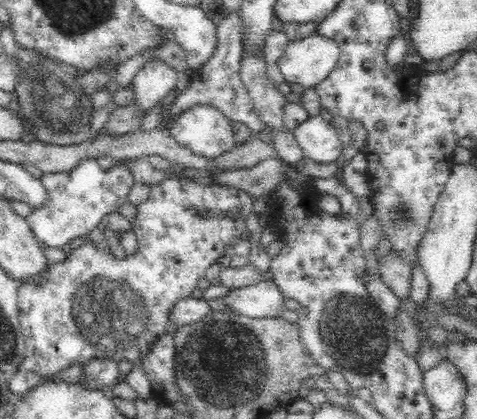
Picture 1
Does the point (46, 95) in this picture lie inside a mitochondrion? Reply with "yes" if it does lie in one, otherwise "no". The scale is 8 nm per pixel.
yes

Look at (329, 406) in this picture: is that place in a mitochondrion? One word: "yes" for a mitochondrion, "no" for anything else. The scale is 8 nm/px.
no

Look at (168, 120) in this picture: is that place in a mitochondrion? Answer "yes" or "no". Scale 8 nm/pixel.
no

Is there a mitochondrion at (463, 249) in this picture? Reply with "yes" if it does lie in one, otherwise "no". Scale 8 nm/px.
no

